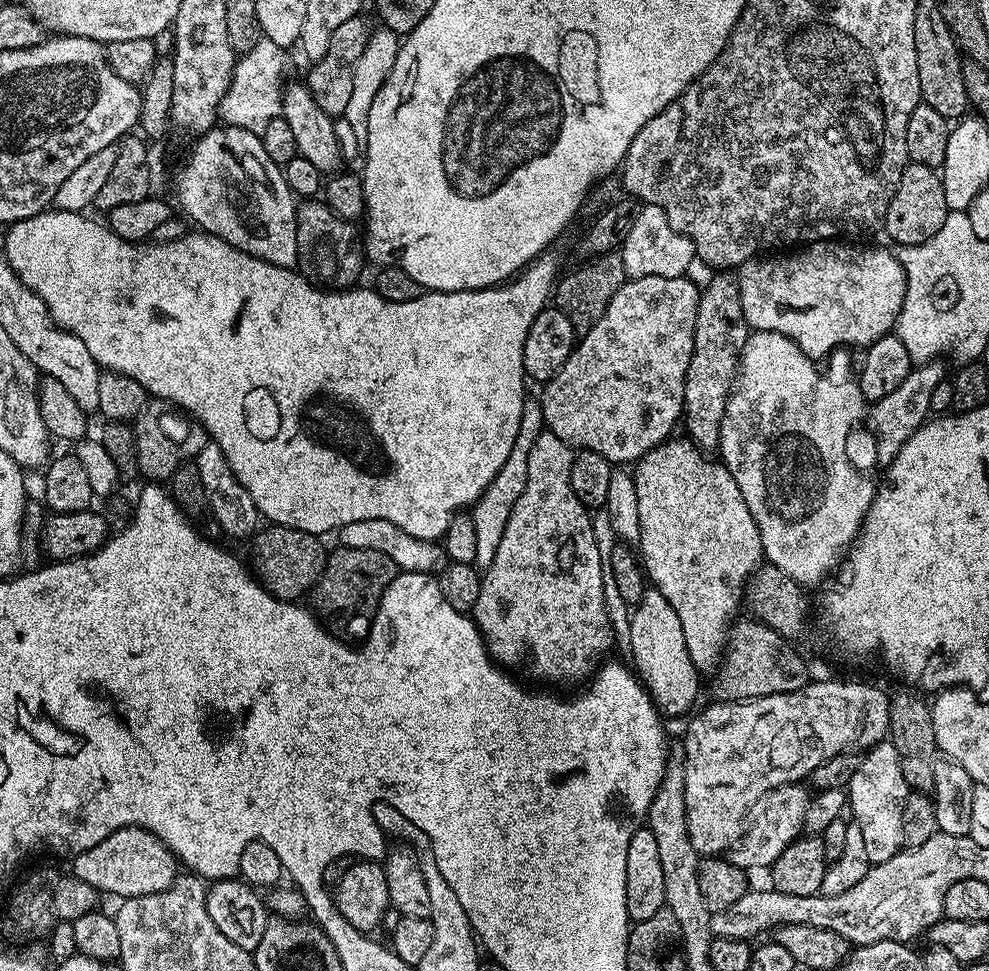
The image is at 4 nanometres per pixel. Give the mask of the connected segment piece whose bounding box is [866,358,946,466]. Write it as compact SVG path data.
M943 359L927 360L924 364L916 364L906 374L906 382L896 387L886 398L875 401L867 409L866 424L876 431L876 456L884 466L891 464L892 459L902 450L902 446L916 433L929 419L931 408L930 398L938 382L946 379Z

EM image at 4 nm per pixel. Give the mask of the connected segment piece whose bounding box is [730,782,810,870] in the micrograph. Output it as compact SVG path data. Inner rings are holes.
M800 782L778 786L773 792L766 793L752 807L746 820L746 827L743 829L743 836L730 852L730 858L736 865L745 870L753 870L752 868L767 869L778 858L778 854L782 854L782 850L786 850L786 846L790 846L790 842L797 839L804 832L804 819L810 801L810 792L807 787L805 787L806 789L803 787L805 785Z

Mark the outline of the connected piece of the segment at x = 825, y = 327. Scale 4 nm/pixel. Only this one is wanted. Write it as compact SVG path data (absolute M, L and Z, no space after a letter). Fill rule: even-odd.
M835 239L817 240L799 250L789 251L792 253L788 260L784 256L768 254L740 265L738 283L742 314L746 314L749 329L777 332L790 338L814 362L819 361L819 356L834 351L839 344L867 346L889 335L896 327L896 319L906 294L906 278L900 257L895 251L887 252L884 248L855 248L852 244L855 243L837 243Z

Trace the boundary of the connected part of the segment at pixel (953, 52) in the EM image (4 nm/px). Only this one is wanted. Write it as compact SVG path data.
M939 7L916 9L916 30L919 36L919 44L916 49L918 58L918 82L920 83L920 99L930 105L933 110L938 110L942 118L950 122L956 122L969 111L970 105L966 94L966 82L964 81L965 61L959 47L944 48L940 40L936 40L942 32L942 21Z

